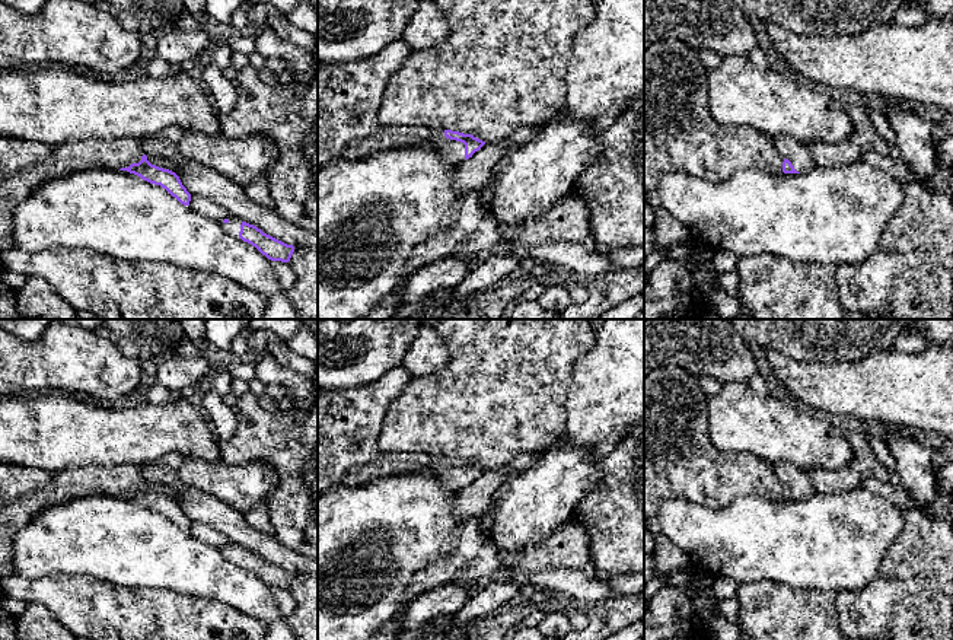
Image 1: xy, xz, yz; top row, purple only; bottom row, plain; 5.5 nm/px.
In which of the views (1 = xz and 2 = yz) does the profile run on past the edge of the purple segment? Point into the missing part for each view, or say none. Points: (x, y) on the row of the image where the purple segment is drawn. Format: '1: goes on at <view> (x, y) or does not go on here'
1: goes on at xz (388, 137)
2: goes on at yz (796, 152)

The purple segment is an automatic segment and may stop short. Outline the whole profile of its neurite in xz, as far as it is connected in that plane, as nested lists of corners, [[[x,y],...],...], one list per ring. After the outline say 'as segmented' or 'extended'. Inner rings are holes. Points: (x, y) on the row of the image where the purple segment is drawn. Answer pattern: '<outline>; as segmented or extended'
[[[382,125],[370,137],[354,140],[344,147],[341,157],[357,160],[385,150],[420,146],[437,152],[447,163],[459,165],[472,157],[484,144],[485,141],[472,134],[452,130]]]; extended

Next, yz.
[[[775,136],[772,137],[772,141],[784,159],[784,173],[803,173],[816,166],[816,162],[804,143],[790,136]]]; extended

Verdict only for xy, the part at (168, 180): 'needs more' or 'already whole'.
needs more

